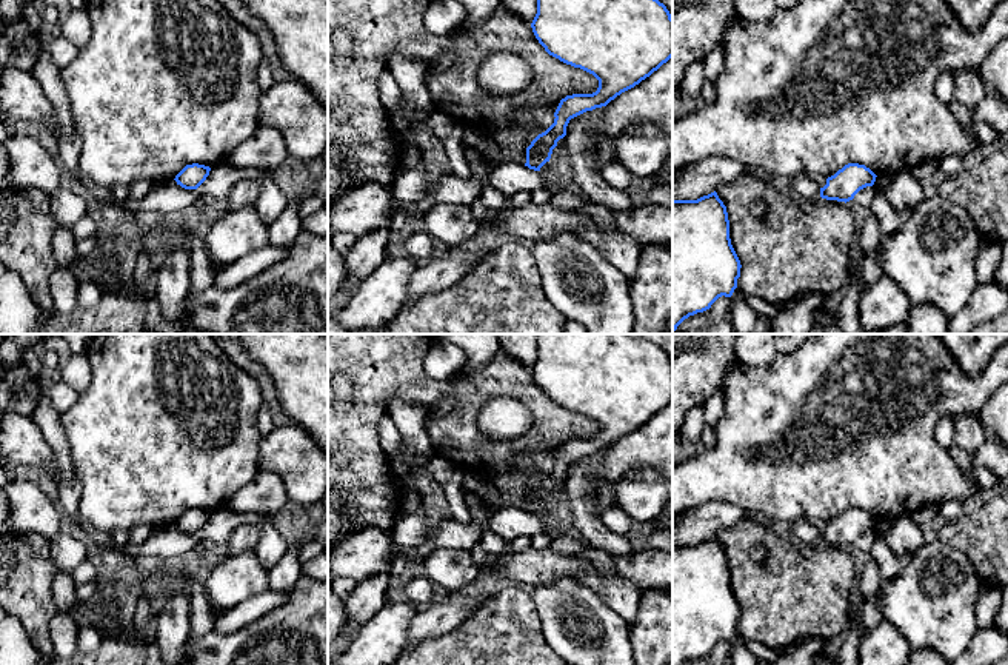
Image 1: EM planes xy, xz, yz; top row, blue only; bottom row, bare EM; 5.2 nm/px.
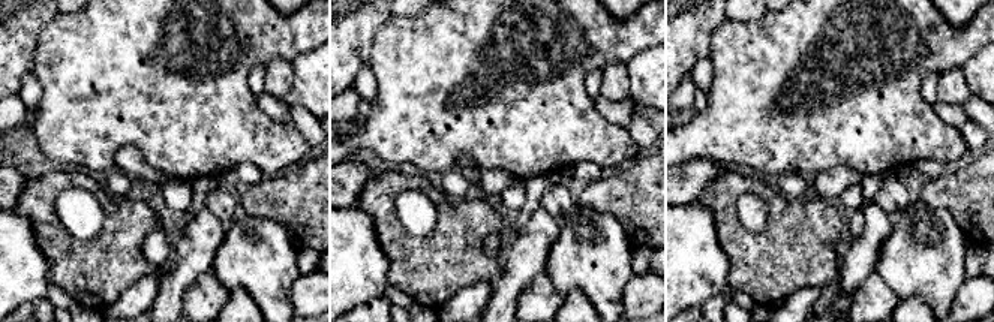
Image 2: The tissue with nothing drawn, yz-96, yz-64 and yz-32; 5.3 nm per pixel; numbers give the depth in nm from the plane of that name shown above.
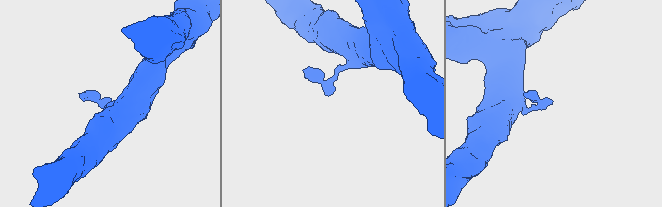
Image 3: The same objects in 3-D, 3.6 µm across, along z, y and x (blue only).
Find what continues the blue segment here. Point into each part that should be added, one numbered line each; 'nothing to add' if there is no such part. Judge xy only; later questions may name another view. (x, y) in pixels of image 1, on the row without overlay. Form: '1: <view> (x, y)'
nothing to add

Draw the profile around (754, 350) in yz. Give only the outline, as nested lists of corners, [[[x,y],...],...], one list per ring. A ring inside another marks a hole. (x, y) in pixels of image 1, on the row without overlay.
[[[737,334],[734,357],[748,366],[766,366],[777,357],[774,334]]]

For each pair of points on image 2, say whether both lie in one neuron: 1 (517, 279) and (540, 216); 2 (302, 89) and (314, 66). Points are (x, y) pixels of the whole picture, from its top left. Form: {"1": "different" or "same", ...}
{"1": "same", "2": "same"}

